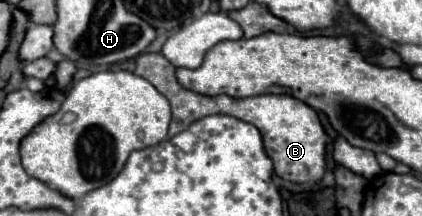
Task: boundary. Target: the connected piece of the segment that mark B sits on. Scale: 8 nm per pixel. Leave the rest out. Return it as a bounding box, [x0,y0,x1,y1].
[134,53,330,183]

